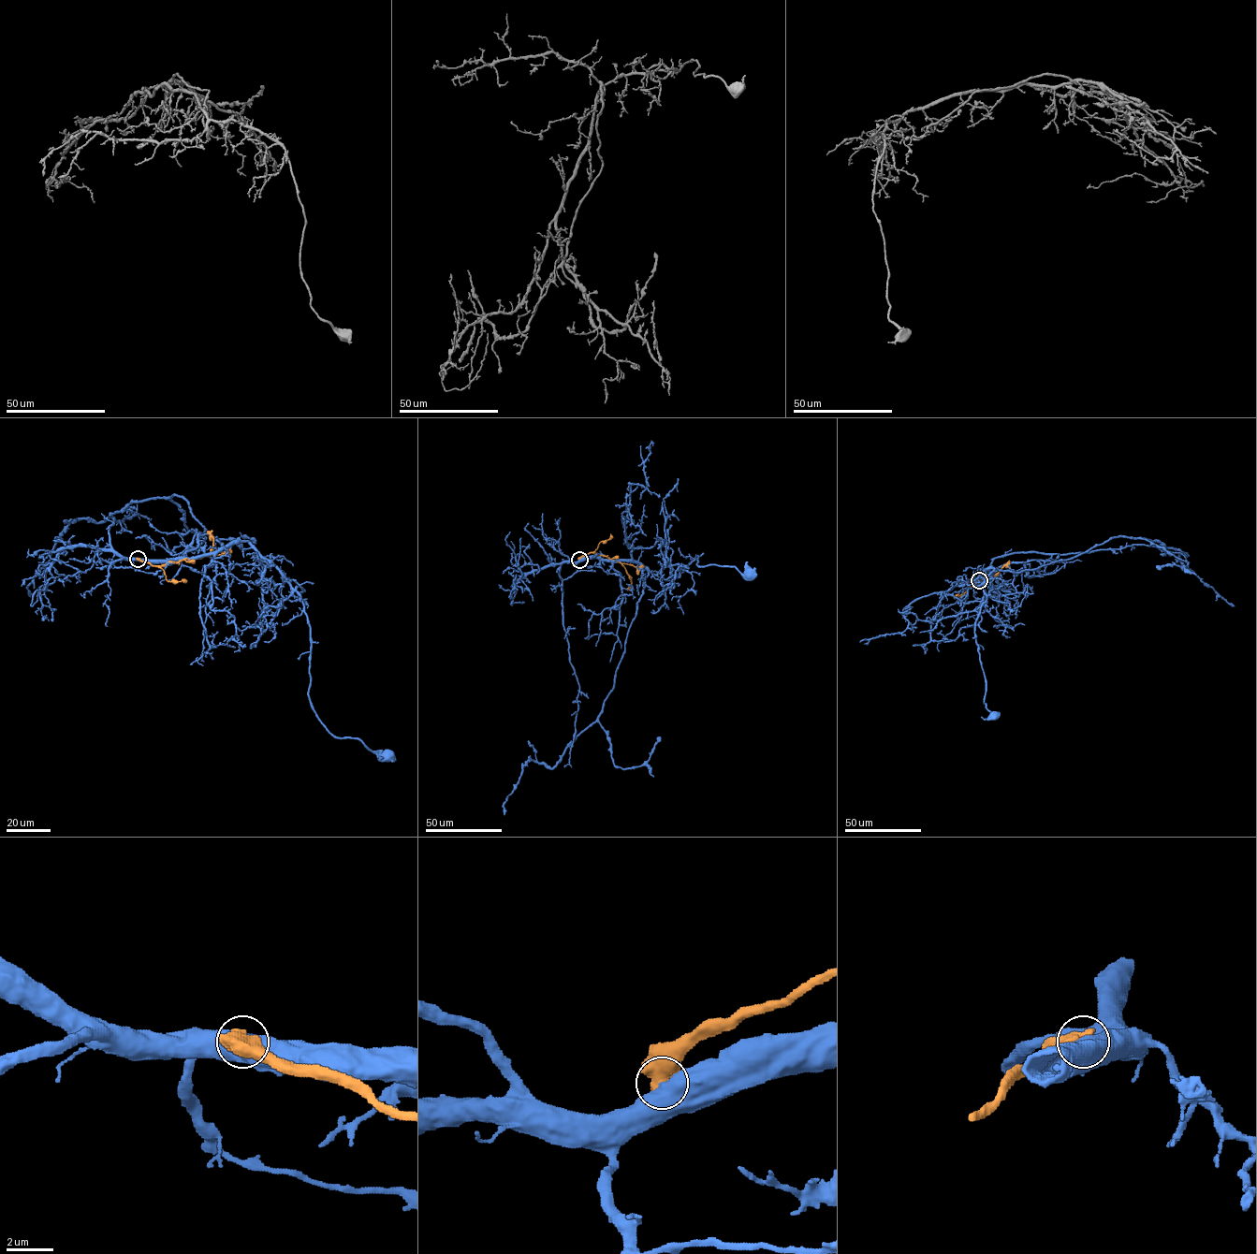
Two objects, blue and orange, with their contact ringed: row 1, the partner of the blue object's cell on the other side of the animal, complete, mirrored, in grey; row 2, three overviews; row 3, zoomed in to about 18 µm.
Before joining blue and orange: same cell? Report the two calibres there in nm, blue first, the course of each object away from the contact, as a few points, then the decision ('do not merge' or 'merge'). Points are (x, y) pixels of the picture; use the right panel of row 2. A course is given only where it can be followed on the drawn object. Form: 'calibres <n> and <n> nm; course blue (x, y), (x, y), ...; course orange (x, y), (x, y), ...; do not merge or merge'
calibres 750 and 750 nm; course blue (979, 580), (986, 569), (994, 568), (986, 579), (986, 601), (975, 628), (986, 683), (984, 702), (994, 715); course orange (979, 580), (971, 585), (991, 577), (1009, 561); do not merge

